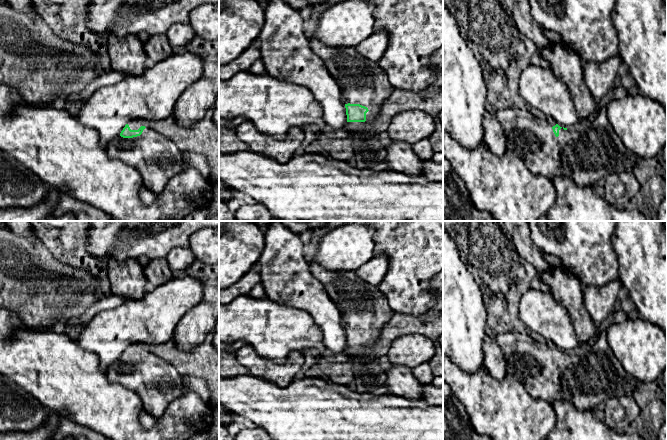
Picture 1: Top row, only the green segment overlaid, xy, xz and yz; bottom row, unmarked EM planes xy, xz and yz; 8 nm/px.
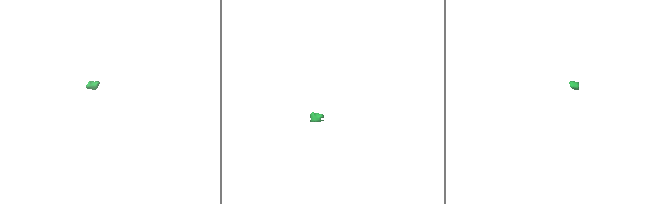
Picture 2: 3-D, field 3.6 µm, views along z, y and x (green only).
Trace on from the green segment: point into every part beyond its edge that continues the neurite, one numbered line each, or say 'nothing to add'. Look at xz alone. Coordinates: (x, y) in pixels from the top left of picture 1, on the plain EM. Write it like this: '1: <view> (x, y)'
1: xz (362, 305)

